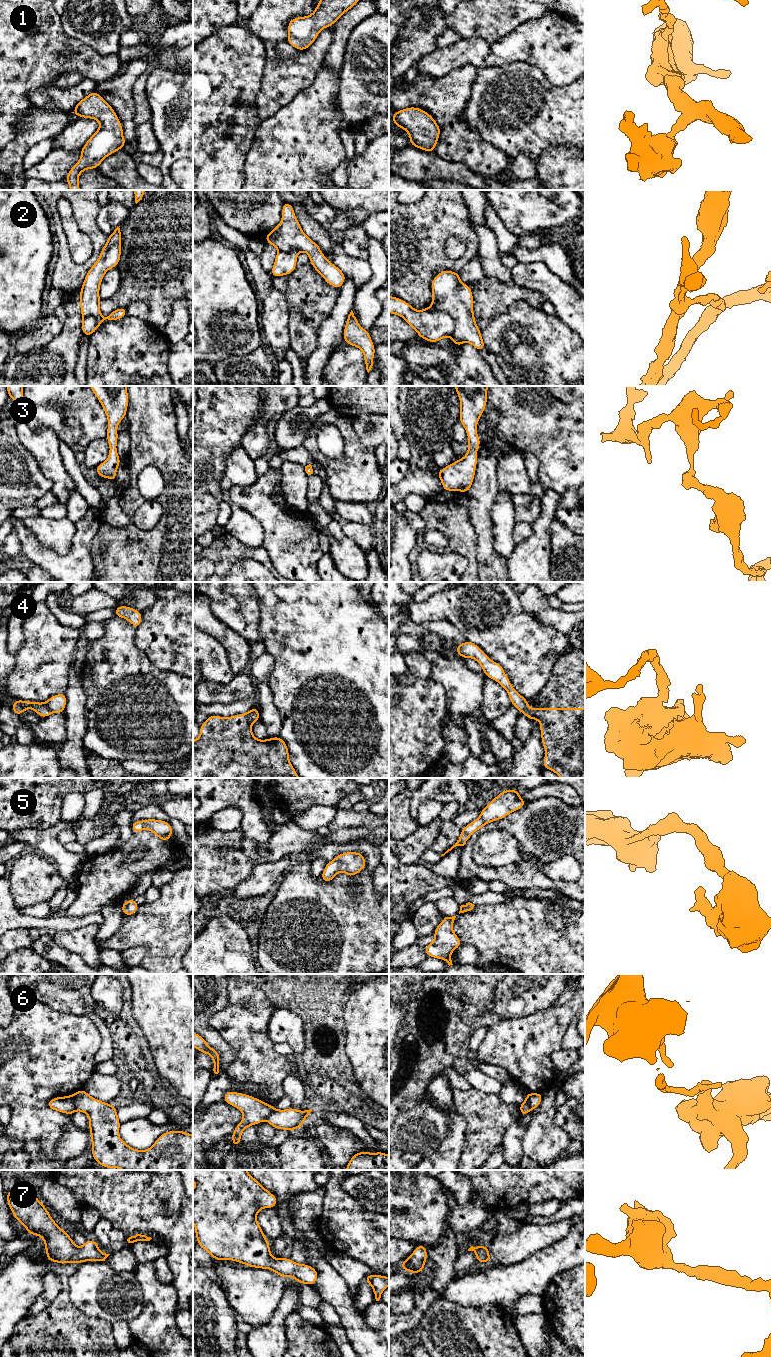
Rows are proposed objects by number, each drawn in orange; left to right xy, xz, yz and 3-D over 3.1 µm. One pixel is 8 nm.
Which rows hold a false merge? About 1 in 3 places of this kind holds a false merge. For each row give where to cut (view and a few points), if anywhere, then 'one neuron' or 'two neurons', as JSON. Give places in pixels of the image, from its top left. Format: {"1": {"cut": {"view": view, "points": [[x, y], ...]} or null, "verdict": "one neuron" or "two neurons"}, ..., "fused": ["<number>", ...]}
{"1": {"cut": null, "verdict": "one neuron"}, "2": {"cut": {"view": "yz", "points": [[431, 305], [445, 312], [452, 319], [453, 332], [451, 336]]}, "verdict": "two neurons"}, "3": {"cut": null, "verdict": "one neuron"}, "4": {"cut": {"view": "xy", "points": [[45, 702], [51, 712]]}, "verdict": "two neurons"}, "5": {"cut": null, "verdict": "one neuron"}, "6": {"cut": {"view": "xy", "points": [[69, 1096], [76, 1109]]}, "verdict": "two neurons"}, "7": {"cut": null, "verdict": "one neuron"}, "fused": ["2", "4", "6"]}

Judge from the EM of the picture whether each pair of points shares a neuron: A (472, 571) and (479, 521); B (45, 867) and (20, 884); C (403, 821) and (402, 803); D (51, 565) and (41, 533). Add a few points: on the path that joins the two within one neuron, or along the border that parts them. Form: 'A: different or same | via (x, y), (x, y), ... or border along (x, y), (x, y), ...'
A: different | border along (468, 517), (476, 534), (476, 560), (478, 562)
B: same | via (39, 873), (26, 884)
C: same | via (402, 817), (402, 807)
D: different | border along (30, 531), (46, 548), (62, 555), (69, 552)

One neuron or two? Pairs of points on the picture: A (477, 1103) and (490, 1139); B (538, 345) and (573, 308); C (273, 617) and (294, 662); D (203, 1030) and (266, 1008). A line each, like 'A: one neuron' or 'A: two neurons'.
A: one neuron
B: two neurons
C: one neuron
D: two neurons

